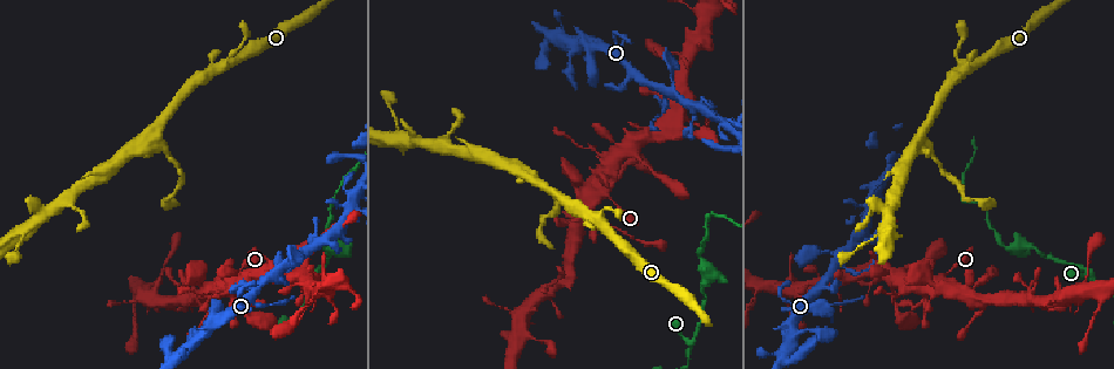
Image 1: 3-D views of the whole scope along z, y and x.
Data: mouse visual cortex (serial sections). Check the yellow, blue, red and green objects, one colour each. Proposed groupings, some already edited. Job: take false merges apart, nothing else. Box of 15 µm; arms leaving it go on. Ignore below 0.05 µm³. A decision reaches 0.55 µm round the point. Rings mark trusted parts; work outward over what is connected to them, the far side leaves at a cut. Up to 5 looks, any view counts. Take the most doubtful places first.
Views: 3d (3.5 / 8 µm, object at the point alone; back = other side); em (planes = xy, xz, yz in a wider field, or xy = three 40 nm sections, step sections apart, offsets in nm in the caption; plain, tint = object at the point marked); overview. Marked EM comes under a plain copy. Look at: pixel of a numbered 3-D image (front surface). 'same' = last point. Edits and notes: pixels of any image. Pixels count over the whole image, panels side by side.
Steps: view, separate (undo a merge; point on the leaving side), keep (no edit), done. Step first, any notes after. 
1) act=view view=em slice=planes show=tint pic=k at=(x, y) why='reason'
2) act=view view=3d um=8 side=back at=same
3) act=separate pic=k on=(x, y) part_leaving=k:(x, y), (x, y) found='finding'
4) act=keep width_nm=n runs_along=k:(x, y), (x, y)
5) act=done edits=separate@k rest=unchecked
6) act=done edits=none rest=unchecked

act=view view=3d um=8 pic=1 at=(1093, 275) why='sharp bend'

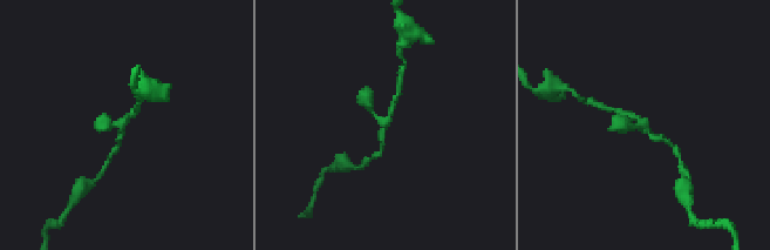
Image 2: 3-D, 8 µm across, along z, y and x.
act=view view=3d um=3.5 pic=2 at=(123, 128)

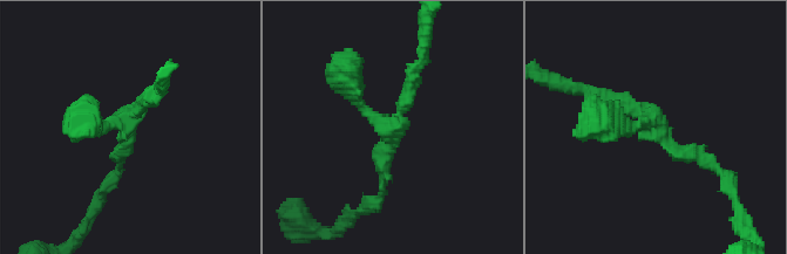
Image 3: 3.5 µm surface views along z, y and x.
act=view view=em slice=xy step=3 show=tint pic=3 at=(391, 133) arms=3 arm_widths_nm=150,200,250 why='need the tissue'

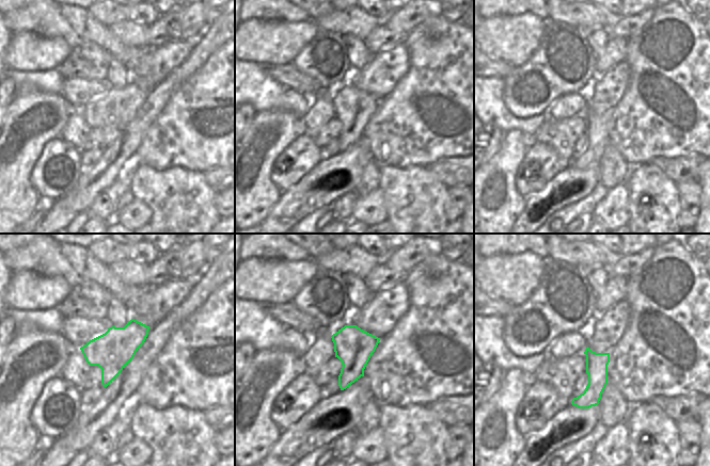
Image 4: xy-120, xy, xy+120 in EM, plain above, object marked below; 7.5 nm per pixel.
act=keep runs_along=3:(604, 122), (649, 122), (718, 169) found='continuous, no second cell'

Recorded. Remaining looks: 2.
act=view view=3d um=3.5 pic=1 at=(784, 352) why='thick turns thin'

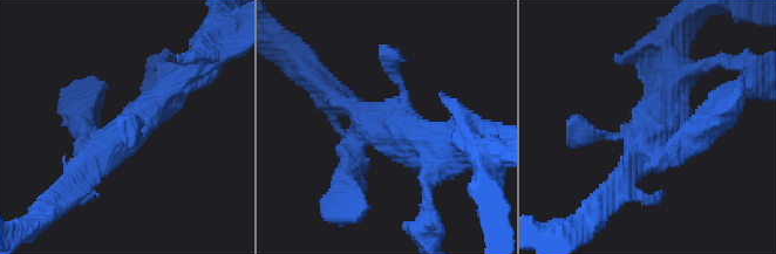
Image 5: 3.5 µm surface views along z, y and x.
act=view view=em slice=xy step=2 show=tint pic=5 at=(638, 129)

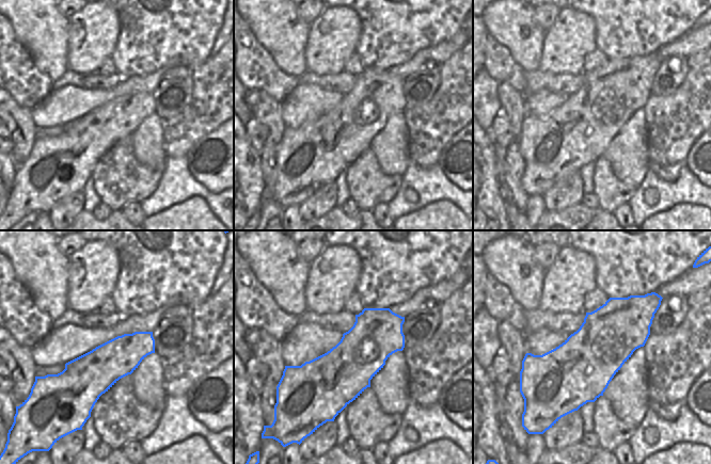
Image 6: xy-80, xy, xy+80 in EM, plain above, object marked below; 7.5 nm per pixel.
act=keep runs_along=5:(442, 151), (396, 132), (403, 88), (385, 55) found='continuous, no second cell'

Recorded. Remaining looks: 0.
act=done edits=none rest=unchecked

